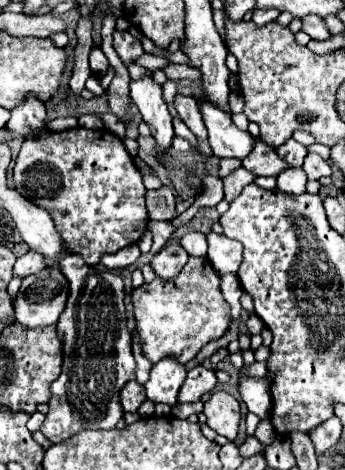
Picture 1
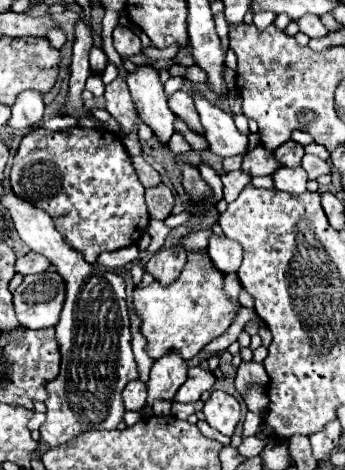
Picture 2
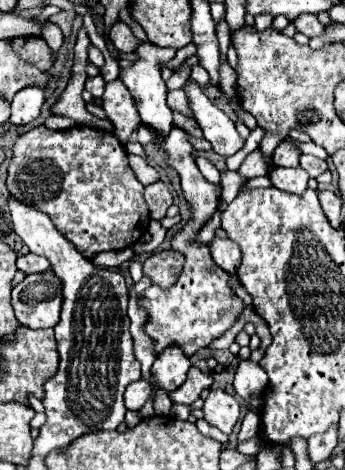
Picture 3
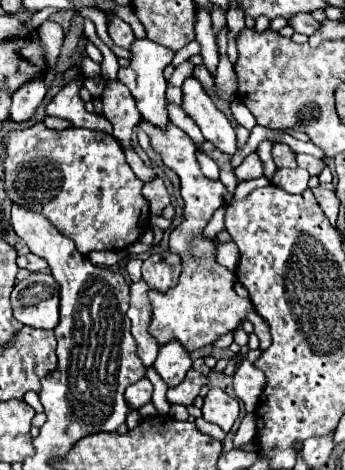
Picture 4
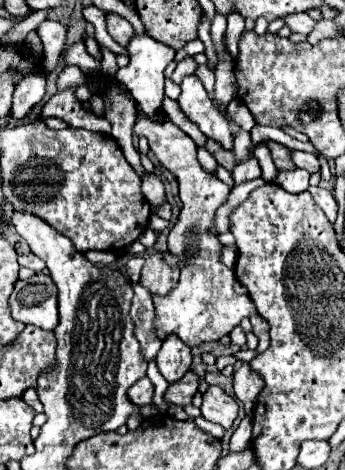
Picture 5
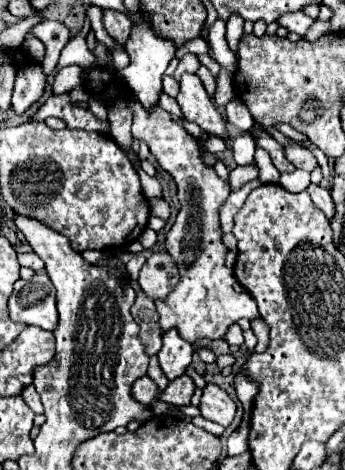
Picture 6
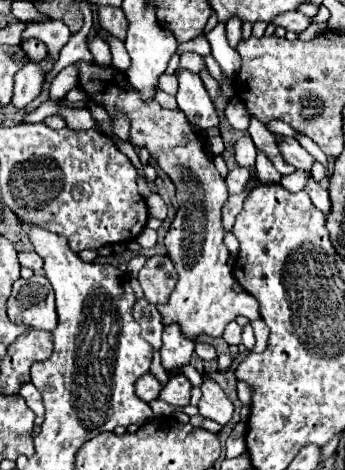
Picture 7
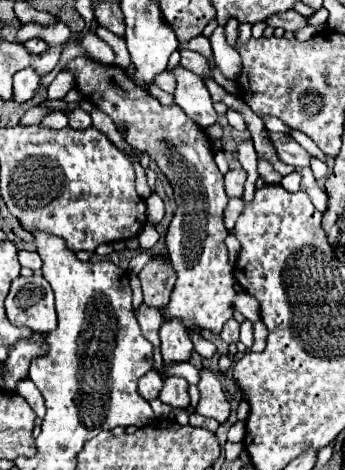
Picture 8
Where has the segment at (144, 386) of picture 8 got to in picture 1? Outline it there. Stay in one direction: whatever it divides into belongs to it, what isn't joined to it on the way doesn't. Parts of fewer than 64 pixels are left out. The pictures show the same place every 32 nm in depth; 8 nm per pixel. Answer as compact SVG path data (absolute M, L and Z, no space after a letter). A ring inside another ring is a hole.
M128 382L122 390L120 390L120 404L124 412L136 412L138 406L142 404L142 400L146 398L144 386L140 386L138 382Z

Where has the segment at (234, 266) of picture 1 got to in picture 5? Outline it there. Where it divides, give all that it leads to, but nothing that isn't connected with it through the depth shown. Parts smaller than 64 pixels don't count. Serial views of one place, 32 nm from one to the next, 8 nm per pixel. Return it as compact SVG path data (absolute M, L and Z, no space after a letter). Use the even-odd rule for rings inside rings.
M222 246L222 254L220 254L220 260L224 266L228 268L234 268L236 264L236 258L238 258L238 250L236 246Z

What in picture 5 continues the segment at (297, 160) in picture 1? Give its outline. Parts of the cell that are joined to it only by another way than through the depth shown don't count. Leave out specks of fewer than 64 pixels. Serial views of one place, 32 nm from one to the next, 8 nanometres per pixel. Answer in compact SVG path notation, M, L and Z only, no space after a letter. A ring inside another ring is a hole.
M268 142L268 146L270 146L272 158L274 158L274 164L278 170L294 170L296 168L296 164L290 158L290 150L286 146L276 144L276 142Z

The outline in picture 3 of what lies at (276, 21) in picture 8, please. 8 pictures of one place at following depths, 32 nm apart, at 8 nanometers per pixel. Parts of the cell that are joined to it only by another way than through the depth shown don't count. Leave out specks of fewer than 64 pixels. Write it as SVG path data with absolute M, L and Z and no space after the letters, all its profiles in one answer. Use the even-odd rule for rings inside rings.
M308 14L308 16L300 16L300 18L296 18L296 28L298 28L298 32L306 34L308 38L314 38L314 36L324 34L324 26L318 22L318 18L316 18L314 14Z

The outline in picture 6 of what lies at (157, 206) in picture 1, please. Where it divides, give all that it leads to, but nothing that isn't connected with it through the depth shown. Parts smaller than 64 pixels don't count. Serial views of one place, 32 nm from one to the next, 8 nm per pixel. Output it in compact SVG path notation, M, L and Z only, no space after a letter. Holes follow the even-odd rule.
M136 160L133 166L137 172L140 172L140 180L142 180L144 196L146 196L148 200L152 200L152 198L162 198L162 184L158 182L158 178L156 178L156 176L148 176L148 174L141 168L139 160Z

